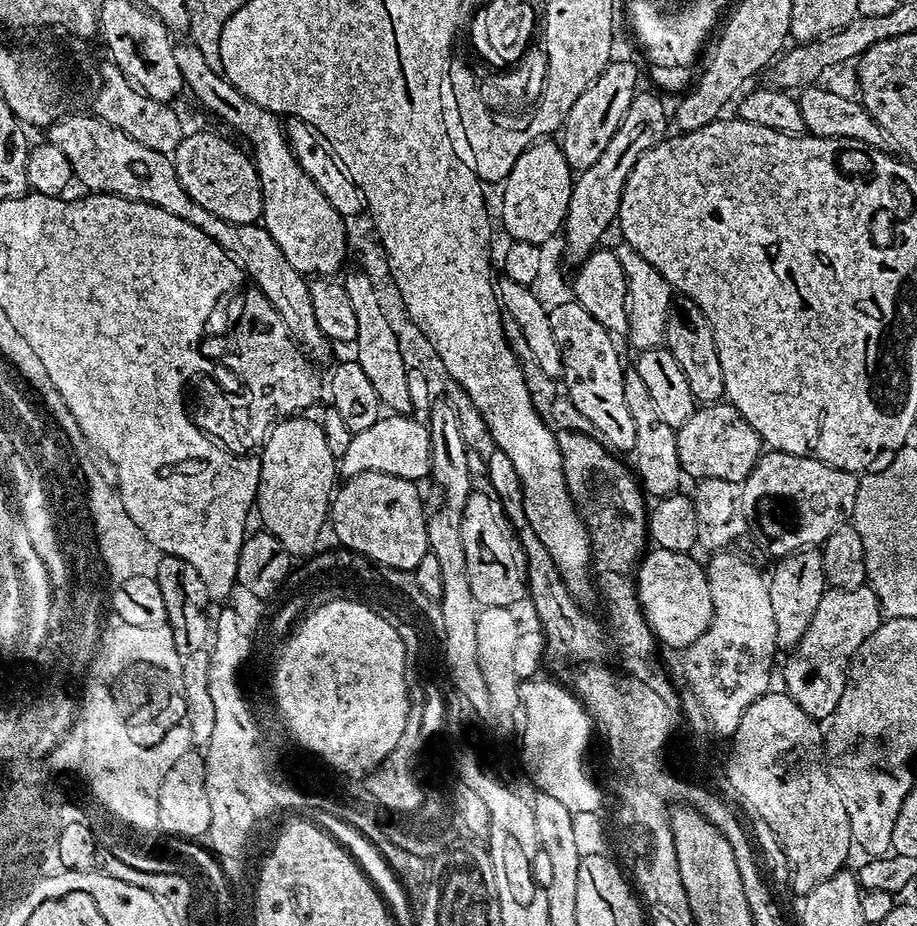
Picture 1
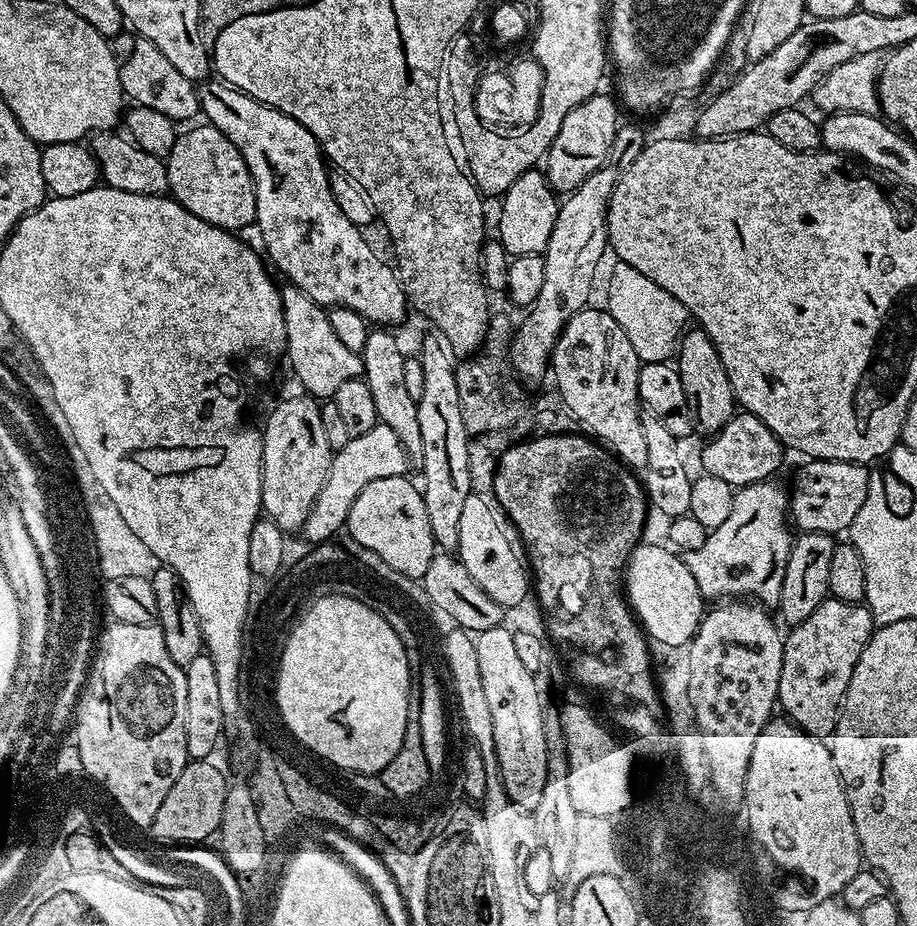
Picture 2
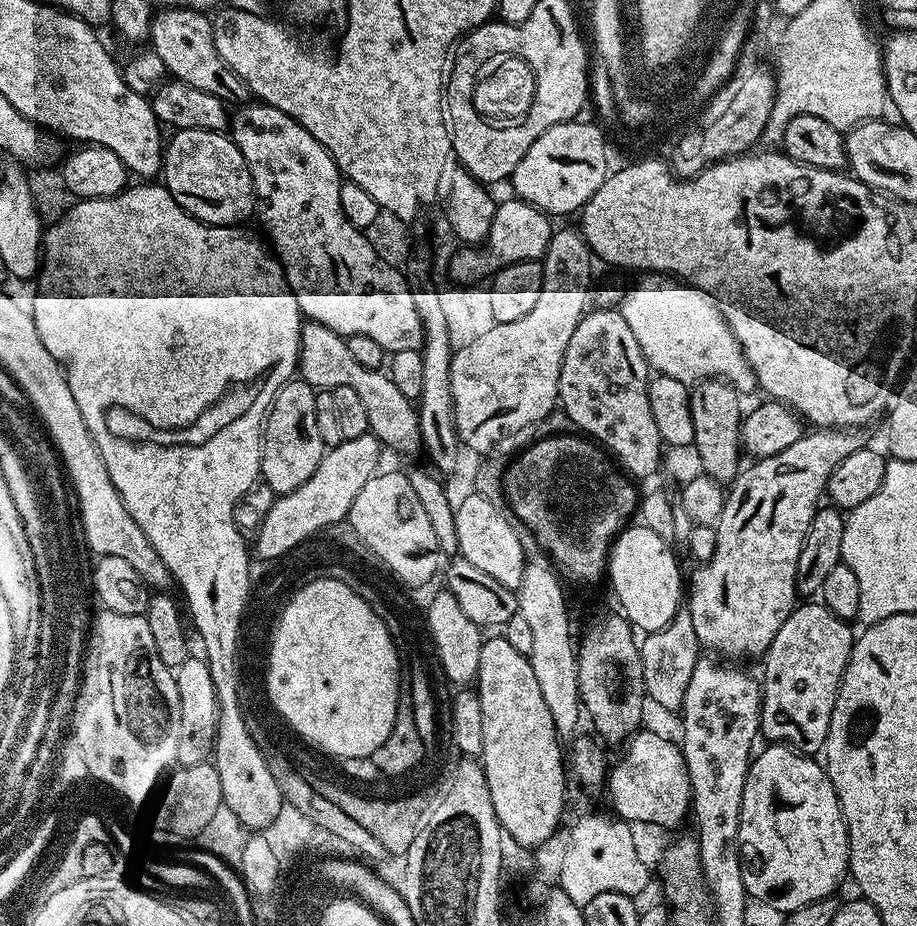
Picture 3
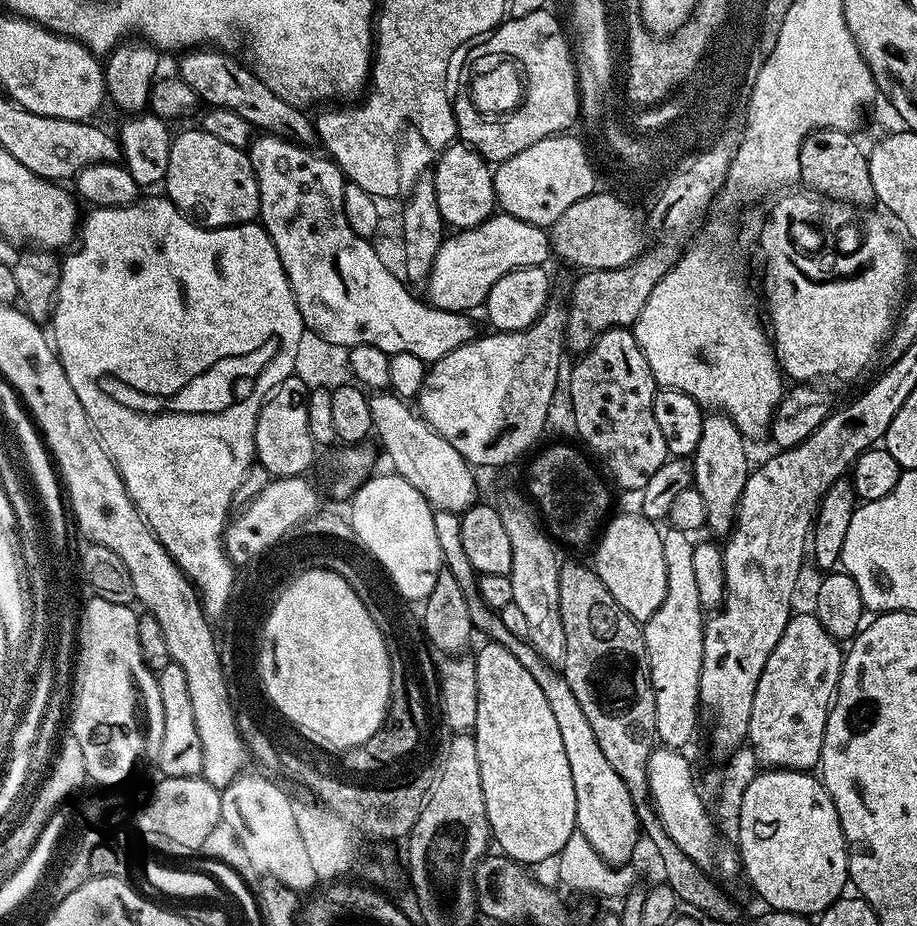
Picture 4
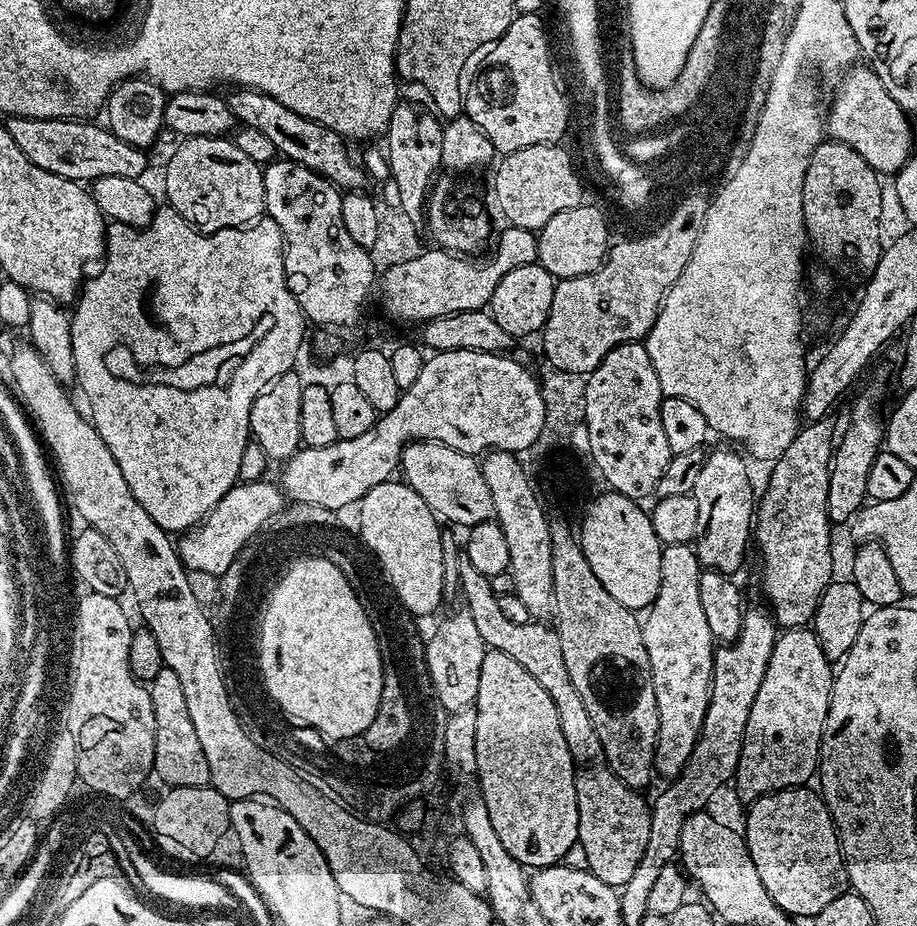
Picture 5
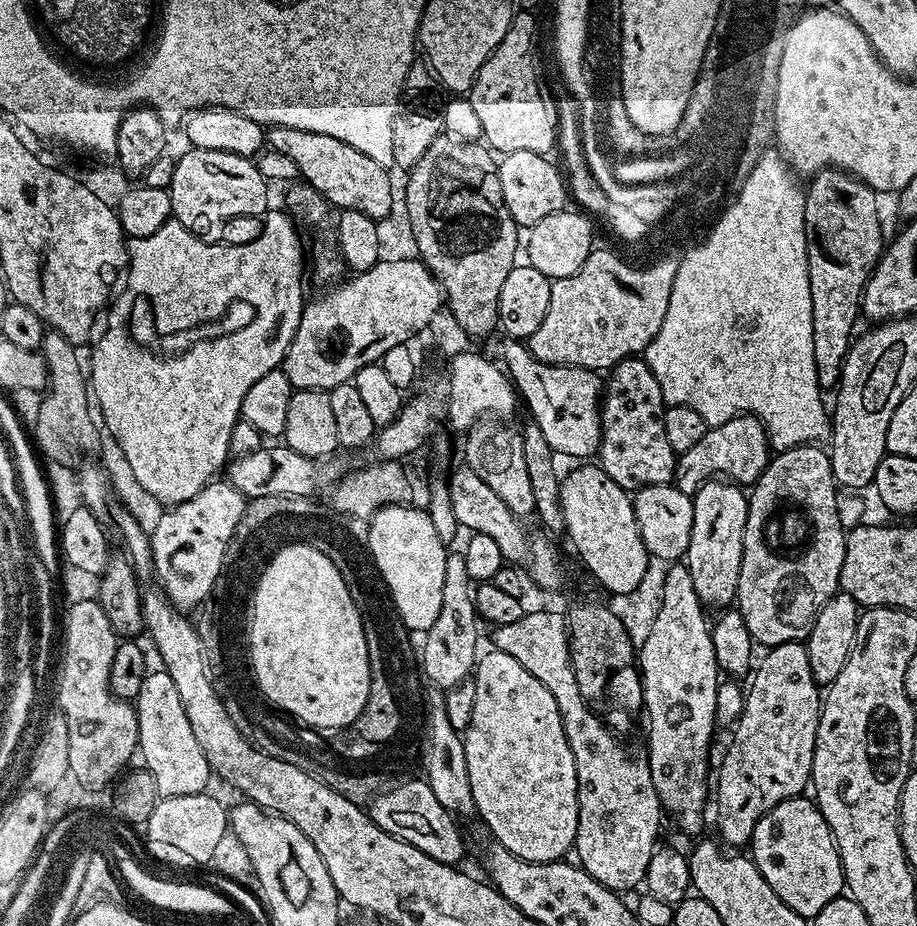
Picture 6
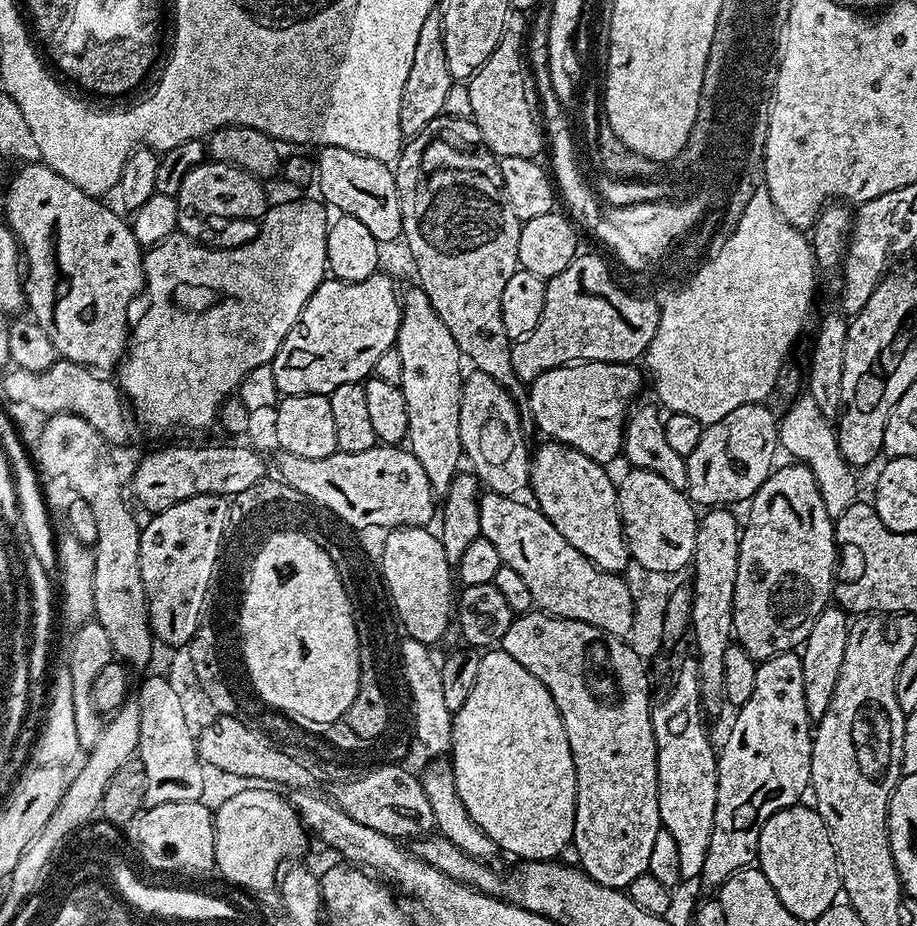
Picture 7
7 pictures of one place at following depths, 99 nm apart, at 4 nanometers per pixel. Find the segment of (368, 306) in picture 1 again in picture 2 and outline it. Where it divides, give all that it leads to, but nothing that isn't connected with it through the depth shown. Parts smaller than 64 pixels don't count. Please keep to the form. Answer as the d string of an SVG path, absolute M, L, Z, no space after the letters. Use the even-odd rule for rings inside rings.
M384 328L369 331L366 346L363 347L361 352L364 372L362 378L367 382L367 386L370 387L370 394L373 395L377 419L397 435L404 452L407 454L409 465L418 470L424 464L424 459L422 458L422 434L419 429L416 400L410 397L406 385L403 384L405 359L391 331Z

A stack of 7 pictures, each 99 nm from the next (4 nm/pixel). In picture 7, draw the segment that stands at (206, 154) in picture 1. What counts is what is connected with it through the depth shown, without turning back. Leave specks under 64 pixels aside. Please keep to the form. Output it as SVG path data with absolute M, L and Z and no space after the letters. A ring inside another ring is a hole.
M205 162L194 166L176 195L178 202L177 229L183 235L200 238L207 230L207 220L253 220L259 221L270 207L270 201L264 197L264 188L259 179L229 164Z

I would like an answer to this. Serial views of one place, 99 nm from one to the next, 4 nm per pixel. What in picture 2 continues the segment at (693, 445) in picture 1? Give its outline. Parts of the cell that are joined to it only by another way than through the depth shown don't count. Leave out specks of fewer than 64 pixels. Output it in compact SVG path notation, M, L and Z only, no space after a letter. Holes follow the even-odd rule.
M740 410L722 426L722 430L711 433L708 445L700 452L700 464L707 475L722 478L732 489L746 487L747 484L758 484L761 480L775 477L780 463L784 460L786 449L780 439L754 414Z

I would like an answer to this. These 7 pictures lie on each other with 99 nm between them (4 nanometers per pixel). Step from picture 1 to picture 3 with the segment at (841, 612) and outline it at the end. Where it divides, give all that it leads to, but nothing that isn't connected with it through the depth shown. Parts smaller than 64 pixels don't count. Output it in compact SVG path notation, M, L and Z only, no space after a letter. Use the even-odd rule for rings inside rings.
M800 602L782 622L774 642L763 652L760 736L768 742L786 744L797 752L816 754L823 749L834 702L854 643L853 625L838 618L823 602Z

